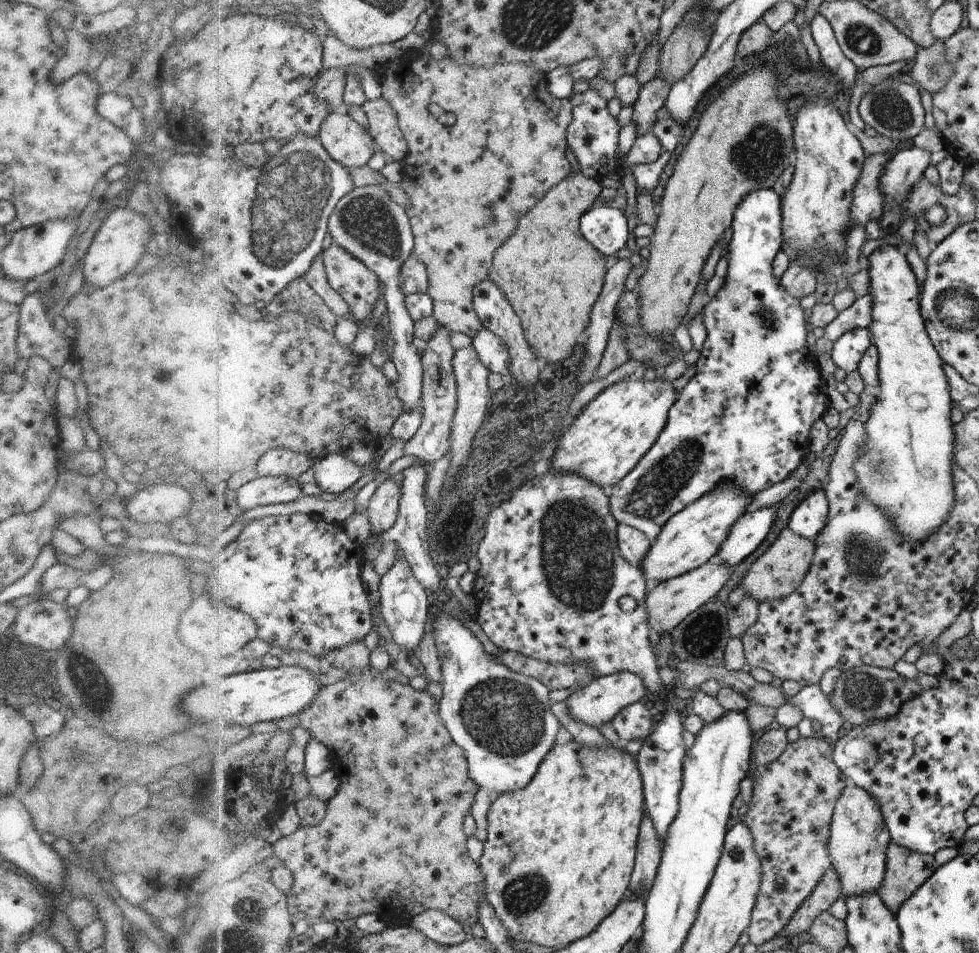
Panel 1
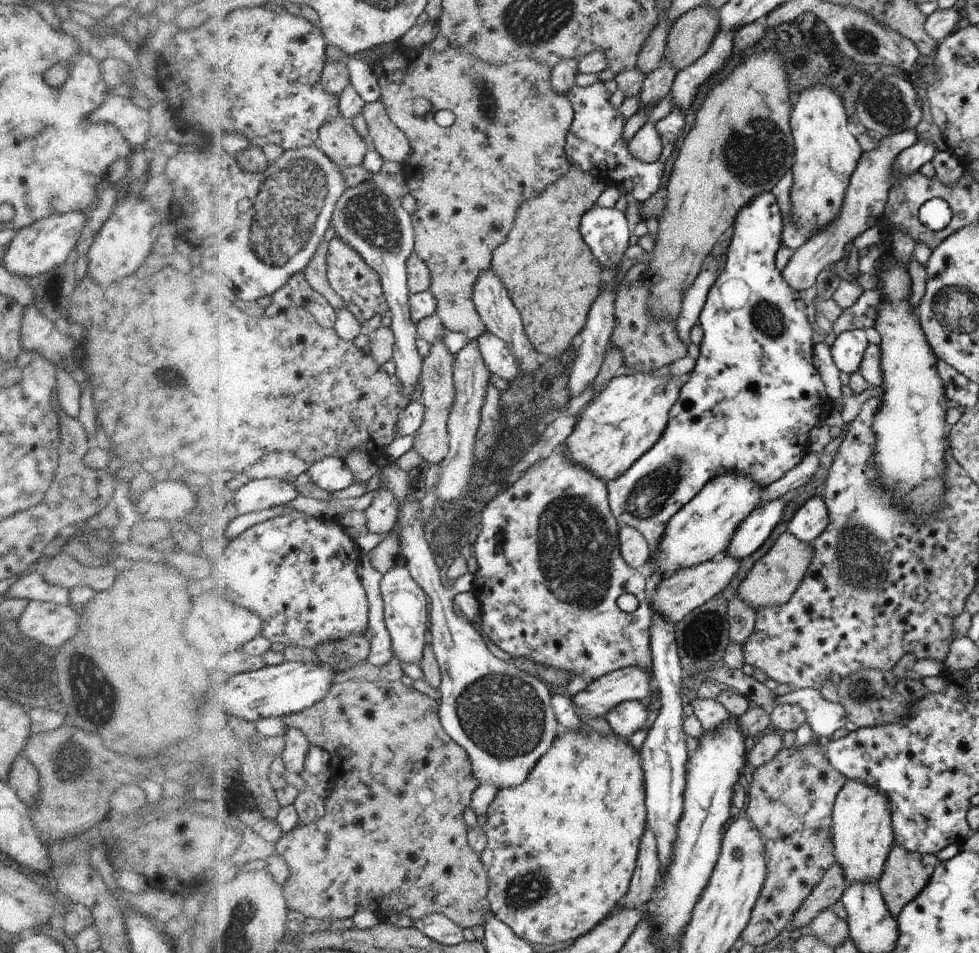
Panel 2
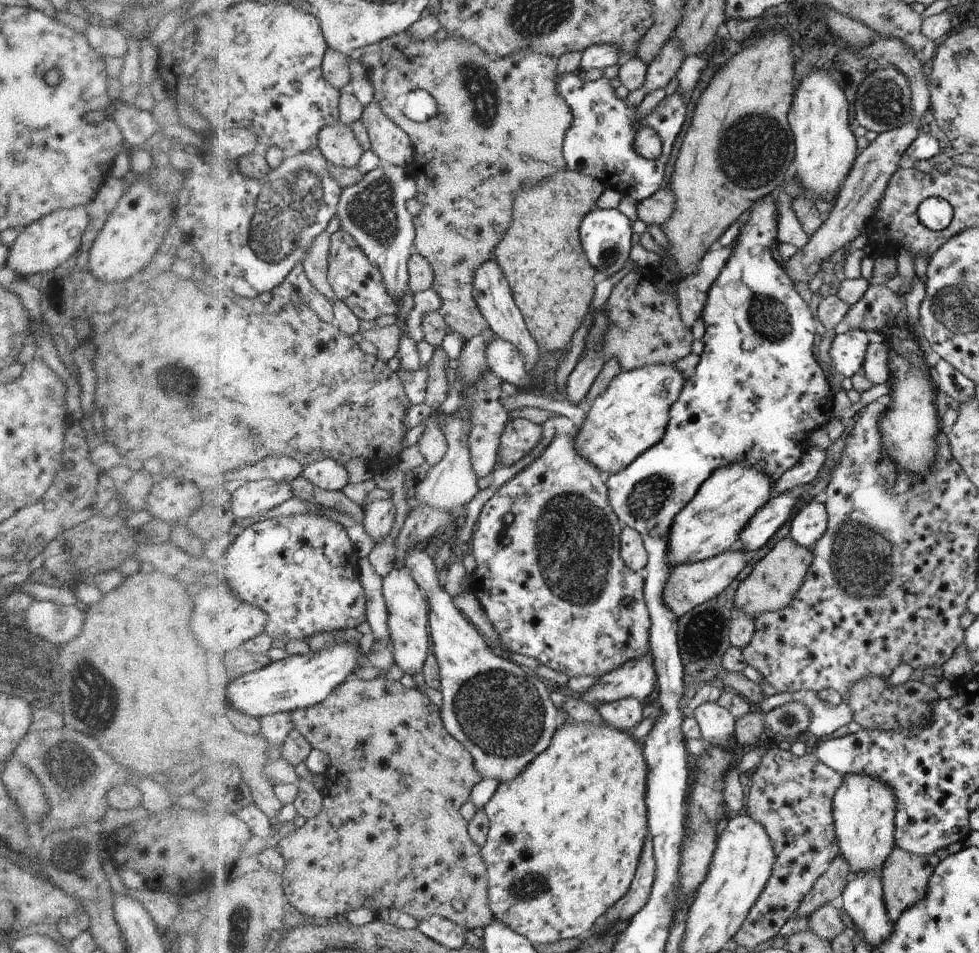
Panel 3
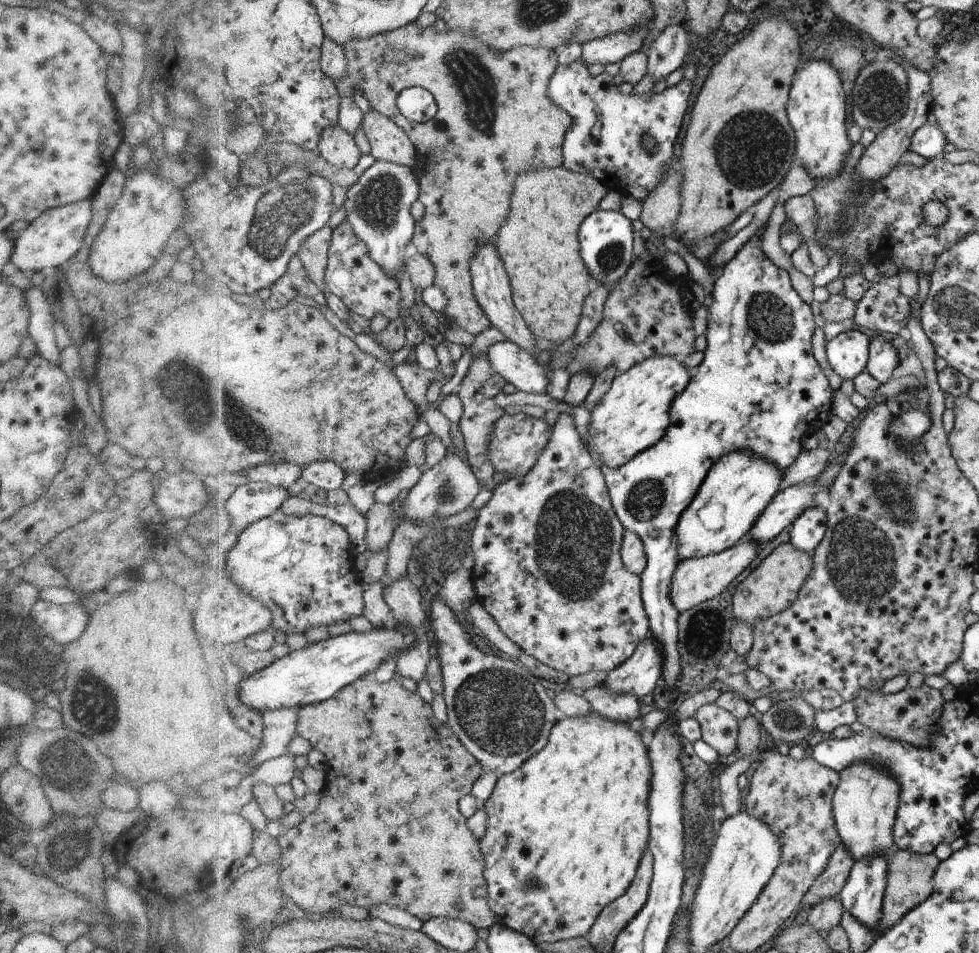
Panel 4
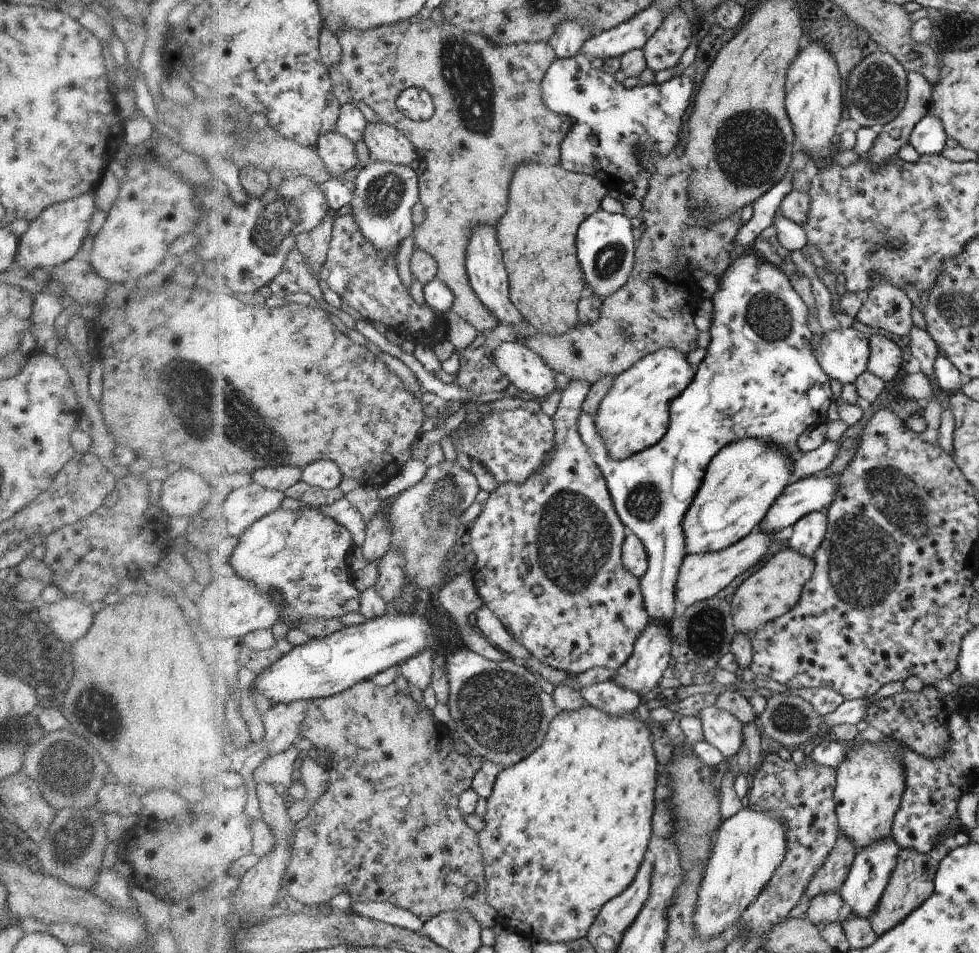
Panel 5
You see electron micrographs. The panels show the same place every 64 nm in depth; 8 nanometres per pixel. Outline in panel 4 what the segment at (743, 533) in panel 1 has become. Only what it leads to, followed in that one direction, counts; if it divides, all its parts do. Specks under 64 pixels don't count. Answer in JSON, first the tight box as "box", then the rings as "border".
{"box":[749,482,827,545],"border":[[[813,482],[780,490],[749,530],[751,540],[760,545],[778,536],[786,526],[790,526],[792,521],[804,512],[804,509],[818,507],[815,497],[823,490],[827,488],[818,487]]]}

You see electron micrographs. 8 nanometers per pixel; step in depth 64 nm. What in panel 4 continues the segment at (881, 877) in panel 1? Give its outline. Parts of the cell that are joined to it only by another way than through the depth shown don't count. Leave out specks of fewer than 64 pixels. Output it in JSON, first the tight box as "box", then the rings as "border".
{"box":[833,763,901,861],"border":[[[854,763],[840,772],[840,784],[833,796],[833,815],[841,845],[856,861],[895,849],[894,826],[900,806],[901,785],[885,769],[872,763]]]}

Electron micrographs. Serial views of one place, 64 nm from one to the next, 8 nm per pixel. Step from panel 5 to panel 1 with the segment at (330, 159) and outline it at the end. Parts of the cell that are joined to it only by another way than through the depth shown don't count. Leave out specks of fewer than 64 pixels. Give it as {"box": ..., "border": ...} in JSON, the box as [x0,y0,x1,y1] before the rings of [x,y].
{"box":[321,109,379,168],"border":[[[345,109],[334,110],[323,124],[321,139],[330,154],[346,168],[370,164],[379,146],[369,126],[352,118]]]}

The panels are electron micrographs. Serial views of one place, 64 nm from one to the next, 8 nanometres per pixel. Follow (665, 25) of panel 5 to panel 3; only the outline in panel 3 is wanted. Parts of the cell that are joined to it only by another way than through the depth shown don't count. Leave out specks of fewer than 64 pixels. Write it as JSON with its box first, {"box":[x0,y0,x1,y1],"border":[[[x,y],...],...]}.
{"box":[643,36,683,95],"border":[[[671,36],[667,43],[661,47],[659,55],[647,66],[647,73],[643,86],[646,95],[658,88],[664,88],[683,63],[683,50],[679,43]]]}

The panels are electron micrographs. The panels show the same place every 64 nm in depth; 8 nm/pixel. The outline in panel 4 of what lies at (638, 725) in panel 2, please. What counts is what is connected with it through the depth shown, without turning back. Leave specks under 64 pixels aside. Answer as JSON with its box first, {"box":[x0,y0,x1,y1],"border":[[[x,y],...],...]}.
{"box":[582,686,647,723],"border":[[[603,686],[592,687],[582,696],[590,703],[591,710],[605,719],[628,723],[639,719],[647,706],[645,701],[637,699],[634,695],[616,695],[606,691]]]}

